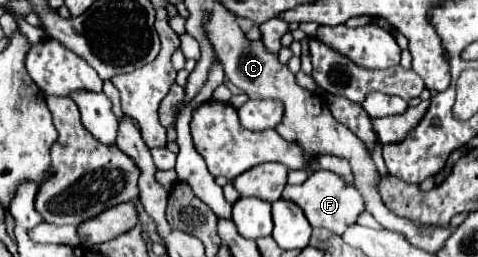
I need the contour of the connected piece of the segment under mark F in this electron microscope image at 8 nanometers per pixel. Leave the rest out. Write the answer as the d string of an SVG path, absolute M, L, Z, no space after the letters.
M317 170L313 172L303 184L299 186L285 186L283 198L295 202L301 206L301 210L307 214L307 220L313 228L327 228L335 234L343 234L347 226L353 226L359 218L359 214L365 212L365 202L359 190L351 184L345 184L337 174L331 174L329 170Z

